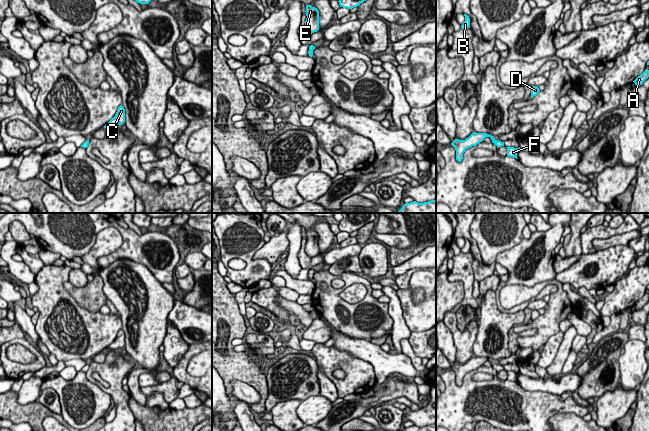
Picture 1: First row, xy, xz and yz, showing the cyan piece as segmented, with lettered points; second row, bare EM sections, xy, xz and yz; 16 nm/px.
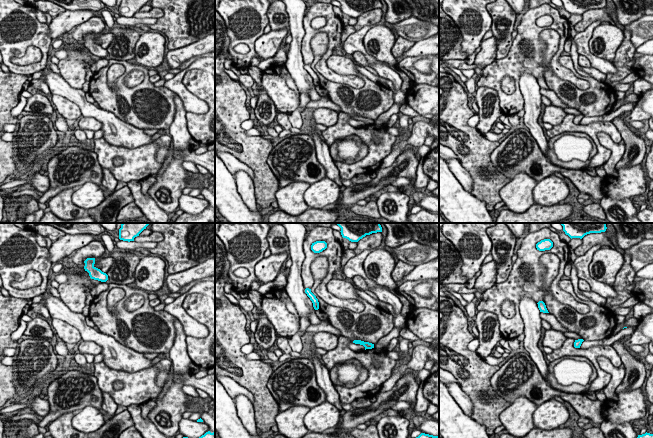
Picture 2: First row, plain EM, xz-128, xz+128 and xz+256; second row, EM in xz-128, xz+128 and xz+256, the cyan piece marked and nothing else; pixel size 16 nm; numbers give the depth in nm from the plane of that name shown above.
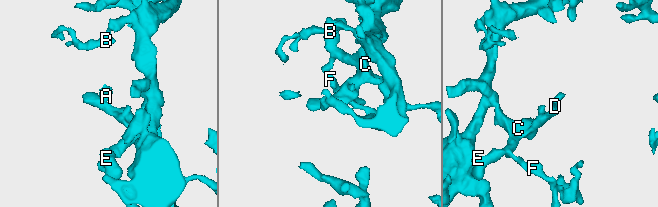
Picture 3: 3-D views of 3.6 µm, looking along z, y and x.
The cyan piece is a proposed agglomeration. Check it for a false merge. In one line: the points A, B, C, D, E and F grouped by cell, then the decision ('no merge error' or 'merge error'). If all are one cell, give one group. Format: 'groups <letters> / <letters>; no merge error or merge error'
groups A B C D E F; no merge error

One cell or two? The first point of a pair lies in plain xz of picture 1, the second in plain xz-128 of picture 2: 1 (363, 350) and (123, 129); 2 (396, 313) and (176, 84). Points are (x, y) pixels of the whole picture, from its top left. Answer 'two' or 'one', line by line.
1: one
2: two

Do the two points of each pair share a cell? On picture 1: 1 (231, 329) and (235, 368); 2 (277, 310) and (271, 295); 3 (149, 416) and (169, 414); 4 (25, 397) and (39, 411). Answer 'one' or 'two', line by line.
1: one
2: one
3: one
4: two

